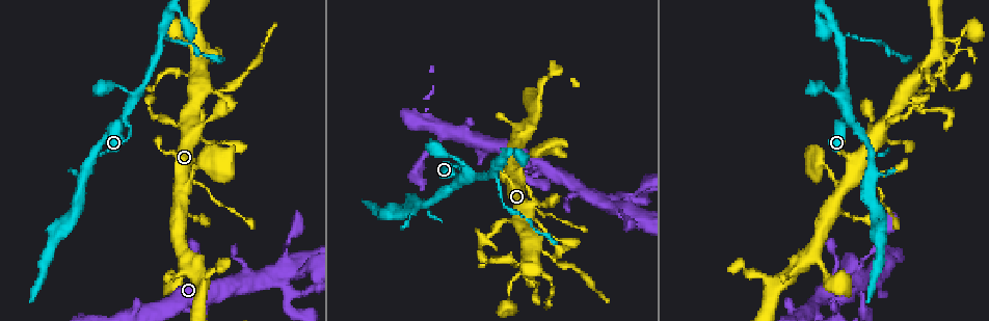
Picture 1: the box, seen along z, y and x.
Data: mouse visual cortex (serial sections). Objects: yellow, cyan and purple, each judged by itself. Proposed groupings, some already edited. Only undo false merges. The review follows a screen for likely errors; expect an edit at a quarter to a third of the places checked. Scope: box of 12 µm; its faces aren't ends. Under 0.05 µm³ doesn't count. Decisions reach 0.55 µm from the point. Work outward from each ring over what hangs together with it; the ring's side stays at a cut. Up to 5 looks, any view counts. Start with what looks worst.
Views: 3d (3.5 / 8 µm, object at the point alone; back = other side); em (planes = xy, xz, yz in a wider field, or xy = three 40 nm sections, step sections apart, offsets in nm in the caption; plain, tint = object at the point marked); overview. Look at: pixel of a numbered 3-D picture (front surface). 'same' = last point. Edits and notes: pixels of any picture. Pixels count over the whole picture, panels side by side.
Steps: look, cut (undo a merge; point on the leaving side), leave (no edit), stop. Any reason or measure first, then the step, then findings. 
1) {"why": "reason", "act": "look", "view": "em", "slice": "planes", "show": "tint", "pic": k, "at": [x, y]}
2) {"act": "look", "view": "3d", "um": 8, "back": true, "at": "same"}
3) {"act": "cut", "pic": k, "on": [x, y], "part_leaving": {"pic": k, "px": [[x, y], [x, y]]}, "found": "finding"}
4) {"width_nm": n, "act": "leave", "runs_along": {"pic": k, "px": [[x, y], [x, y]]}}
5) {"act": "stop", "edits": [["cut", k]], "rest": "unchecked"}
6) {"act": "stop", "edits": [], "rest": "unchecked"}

{"why": "looks like a crossing", "act": "look", "view": "3d", "um": 3.5, "pic": 1, "at": [285, 274]}

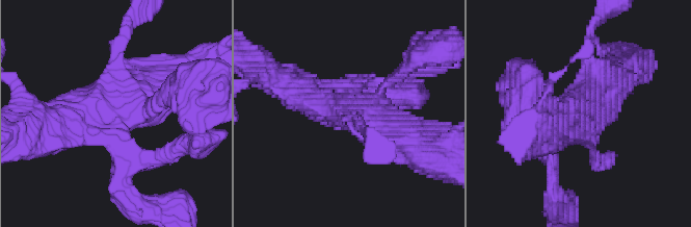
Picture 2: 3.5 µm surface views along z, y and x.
{"why": "now the EM", "act": "look", "view": "em", "slice": "xy", "step": 5, "show": "tint", "pic": 2, "at": [117, 109]}

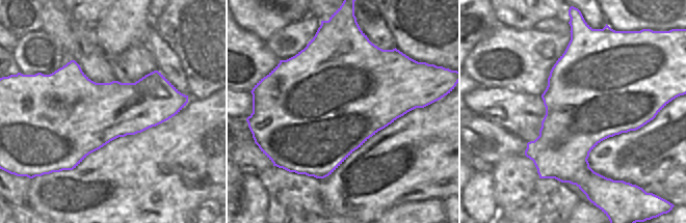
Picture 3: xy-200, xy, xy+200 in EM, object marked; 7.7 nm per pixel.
{"act": "look", "view": "em", "slice": "xy", "step": 2, "show": "tint", "at": "same"}

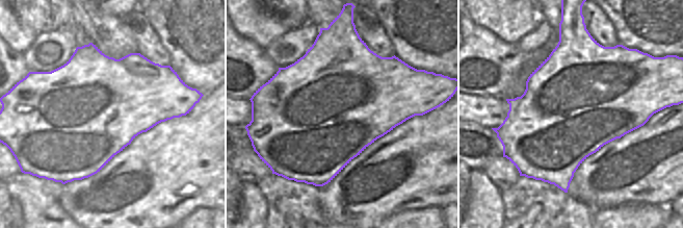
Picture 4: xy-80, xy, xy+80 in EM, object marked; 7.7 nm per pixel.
{"act": "leave", "found": "one cell here"}

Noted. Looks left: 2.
{"why": "narrows sharply", "act": "look", "view": "3d", "um": 3.5, "pic": 1, "at": [928, 90]}

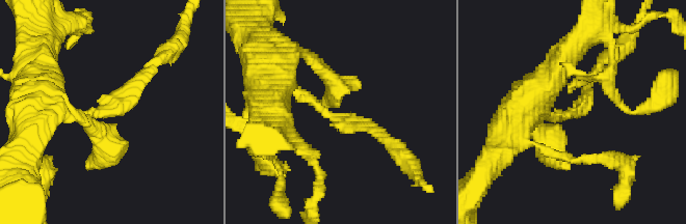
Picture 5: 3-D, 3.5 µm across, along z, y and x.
{"arm_widths_nm": [150, 200], "act": "look", "view": "em", "slice": "xy", "step": 1, "show": "tint", "pic": 5, "at": [328, 113]}

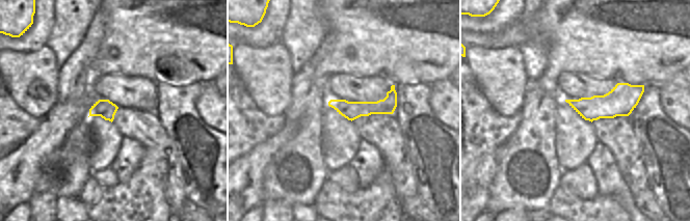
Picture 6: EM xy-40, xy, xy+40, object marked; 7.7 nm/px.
{"act": "cut", "pic": 5, "on": [104, 99], "part_leaving": {"pic": 5, "px": [[87, 113], [123, 101], [154, 62]]}, "found": "a second cell is stuck on"}

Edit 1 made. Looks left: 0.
{"act": "stop", "edits": [["cut", 5]], "rest": "unchecked"}

